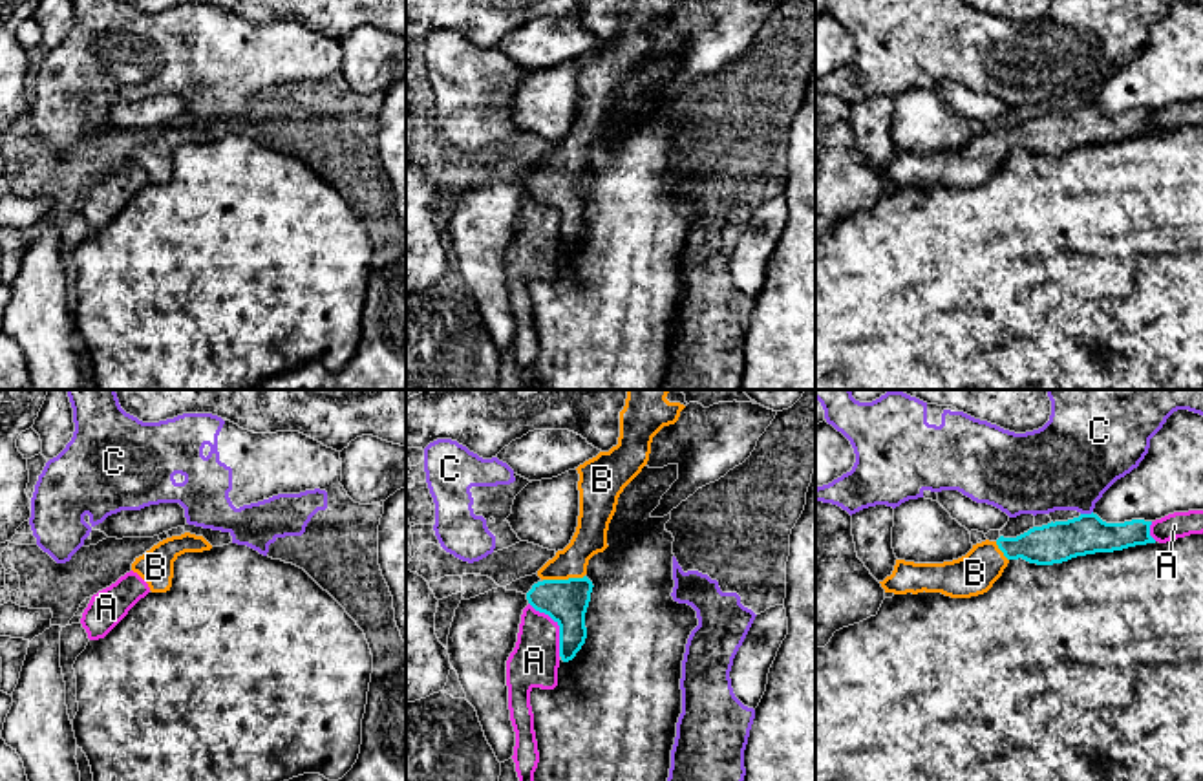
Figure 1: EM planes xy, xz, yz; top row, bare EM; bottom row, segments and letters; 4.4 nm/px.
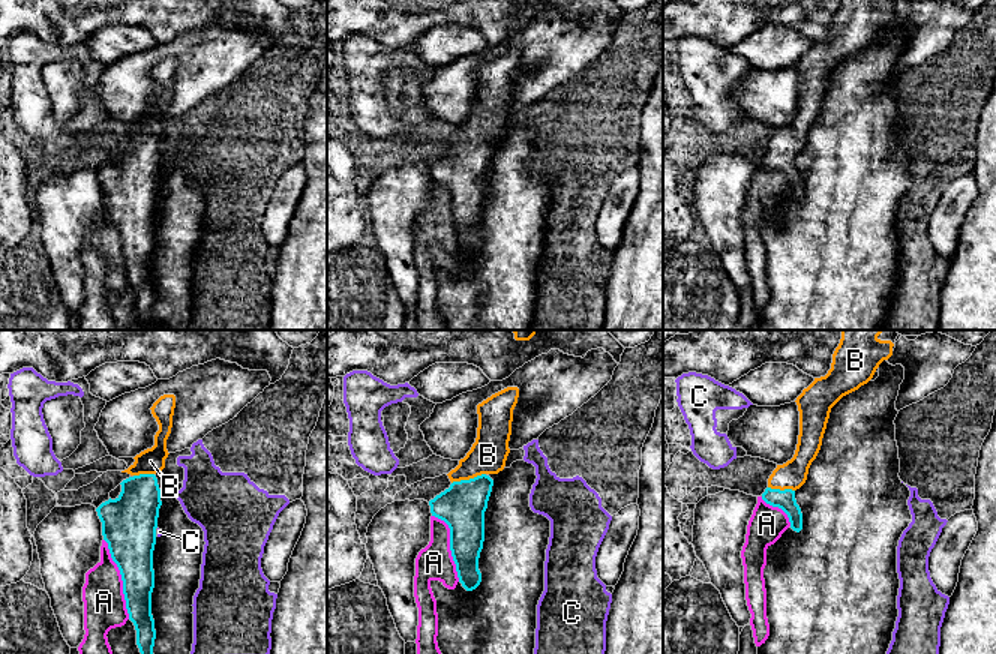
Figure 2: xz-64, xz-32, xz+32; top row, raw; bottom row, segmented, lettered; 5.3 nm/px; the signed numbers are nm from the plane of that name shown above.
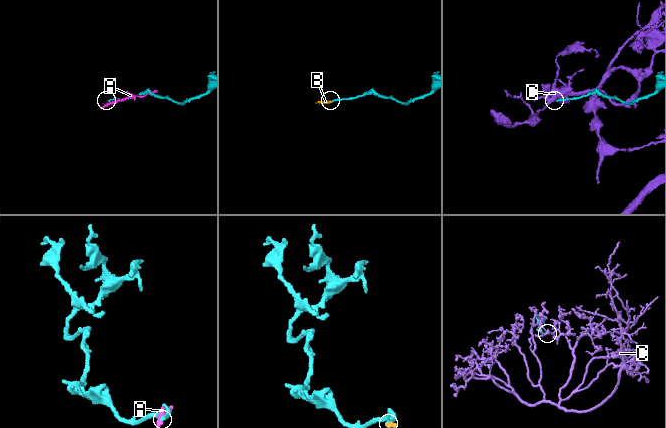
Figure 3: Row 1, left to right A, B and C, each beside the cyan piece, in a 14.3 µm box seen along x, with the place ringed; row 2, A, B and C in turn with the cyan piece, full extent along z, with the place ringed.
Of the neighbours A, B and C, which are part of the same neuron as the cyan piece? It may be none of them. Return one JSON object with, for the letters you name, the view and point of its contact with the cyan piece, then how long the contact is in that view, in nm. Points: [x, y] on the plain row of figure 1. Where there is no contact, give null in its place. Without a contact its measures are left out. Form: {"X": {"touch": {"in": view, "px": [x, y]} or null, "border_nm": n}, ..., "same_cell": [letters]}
{"B": {"touch": {"in": "xz", "px": [564, 171]}, "border_nm": 190}, "same_cell": ["B"]}

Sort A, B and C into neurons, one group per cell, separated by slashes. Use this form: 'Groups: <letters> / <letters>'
Groups: A / B / C

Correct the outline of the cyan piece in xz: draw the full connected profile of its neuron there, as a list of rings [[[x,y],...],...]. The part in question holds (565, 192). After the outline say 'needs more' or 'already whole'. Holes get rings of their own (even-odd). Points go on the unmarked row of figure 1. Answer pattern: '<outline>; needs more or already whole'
[[[622,0],[618,35],[609,42],[600,42],[576,60],[580,64],[580,106],[570,134],[558,141],[539,161],[541,168],[527,183],[528,194],[548,205],[559,216],[559,247],[569,252],[576,247],[587,229],[585,203],[591,192],[592,172],[585,166],[589,150],[603,143],[607,135],[609,113],[616,102],[623,79],[642,62],[649,51],[653,27],[669,15],[675,15],[682,0]]]; needs more

